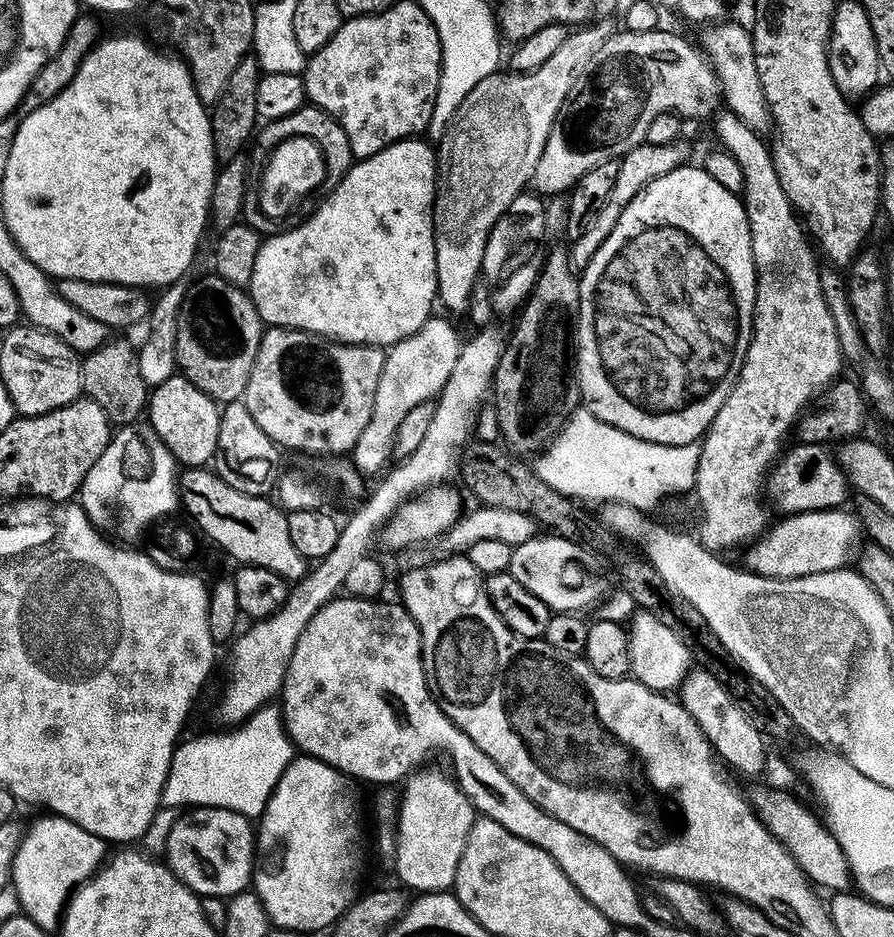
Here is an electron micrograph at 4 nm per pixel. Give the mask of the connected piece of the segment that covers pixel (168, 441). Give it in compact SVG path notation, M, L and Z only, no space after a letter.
M177 374L151 389L146 420L152 425L158 438L162 438L166 450L170 450L177 465L184 468L202 468L211 465L216 459L220 409L221 405L202 394L202 390L194 386L194 382Z

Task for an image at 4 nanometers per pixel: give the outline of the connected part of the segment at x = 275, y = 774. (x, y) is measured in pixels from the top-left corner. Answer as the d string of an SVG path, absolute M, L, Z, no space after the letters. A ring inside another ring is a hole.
M265 706L249 716L242 724L229 727L224 732L212 732L209 736L196 736L177 743L170 770L166 774L166 784L162 786L161 805L197 808L225 808L249 818L259 818L264 814L266 802L271 798L277 782L282 778L286 766L294 758L294 745L284 728L284 718L279 707Z

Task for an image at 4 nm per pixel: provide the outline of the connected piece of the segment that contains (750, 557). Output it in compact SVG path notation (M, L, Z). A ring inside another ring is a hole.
M838 507L785 515L743 549L743 567L759 576L779 580L802 578L806 574L822 574L845 567L849 563L848 555L852 551L853 555L861 543L862 527L851 511L844 511L843 507Z

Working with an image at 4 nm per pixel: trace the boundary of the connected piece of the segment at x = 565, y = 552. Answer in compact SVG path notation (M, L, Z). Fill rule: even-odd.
M537 534L513 547L511 574L553 612L583 613L583 608L599 605L610 585L604 577L601 557L590 548L557 534Z

